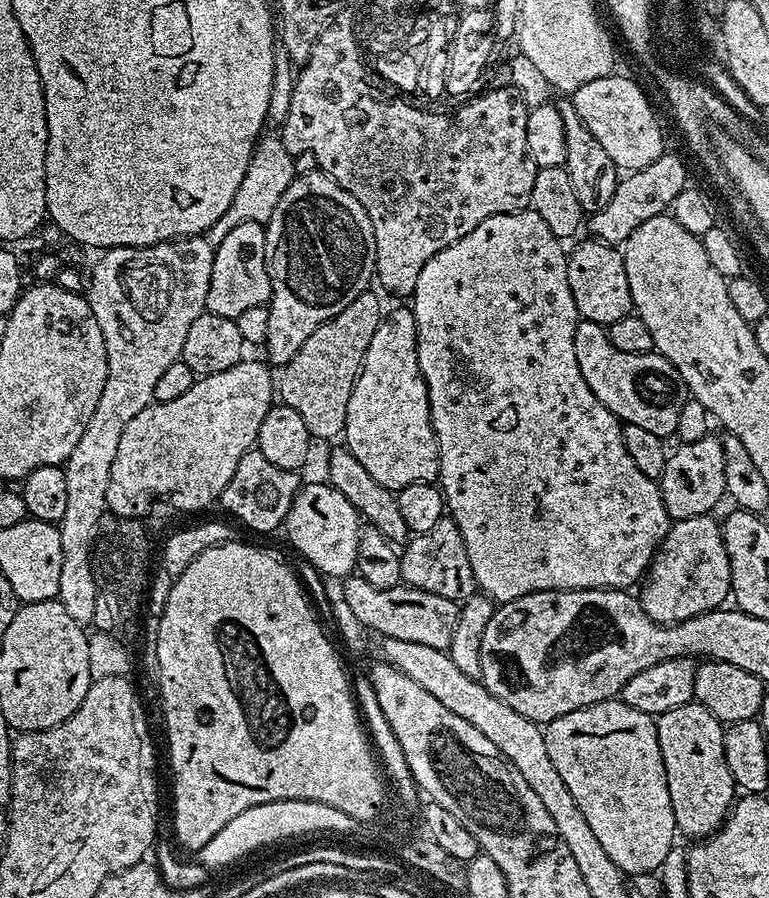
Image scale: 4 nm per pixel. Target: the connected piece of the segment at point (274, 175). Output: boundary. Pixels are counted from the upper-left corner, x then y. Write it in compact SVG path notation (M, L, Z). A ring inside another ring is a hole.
M264 134L257 140L250 162L247 164L247 172L242 178L242 183L238 186L238 192L234 194L234 199L230 202L230 208L218 218L217 222L204 233L208 245L215 248L220 245L222 239L234 230L241 222L258 221L266 224L270 215L274 212L274 207L282 198L282 194L289 188L289 184L296 177L293 170L293 153L280 137L276 134Z

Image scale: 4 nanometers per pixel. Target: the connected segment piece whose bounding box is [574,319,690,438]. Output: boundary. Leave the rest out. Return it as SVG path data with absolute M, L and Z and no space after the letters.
M579 319L574 334L574 356L582 378L594 390L594 398L602 402L624 424L642 426L650 434L668 438L678 426L678 414L688 399L688 388L676 367L655 351L626 354L610 342L607 331L598 323Z

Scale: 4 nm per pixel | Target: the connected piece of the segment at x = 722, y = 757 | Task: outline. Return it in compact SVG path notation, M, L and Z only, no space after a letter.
M693 702L666 710L656 720L656 729L666 766L666 786L670 786L670 806L674 806L676 831L681 837L693 836L693 841L703 841L720 831L738 796L730 766L726 766L725 725L714 718L710 710Z

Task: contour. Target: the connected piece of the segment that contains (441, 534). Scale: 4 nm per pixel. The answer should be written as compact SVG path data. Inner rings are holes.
M445 516L431 530L417 532L400 552L400 578L409 588L426 590L442 598L463 602L477 591L474 570L466 554L466 542L452 517Z

